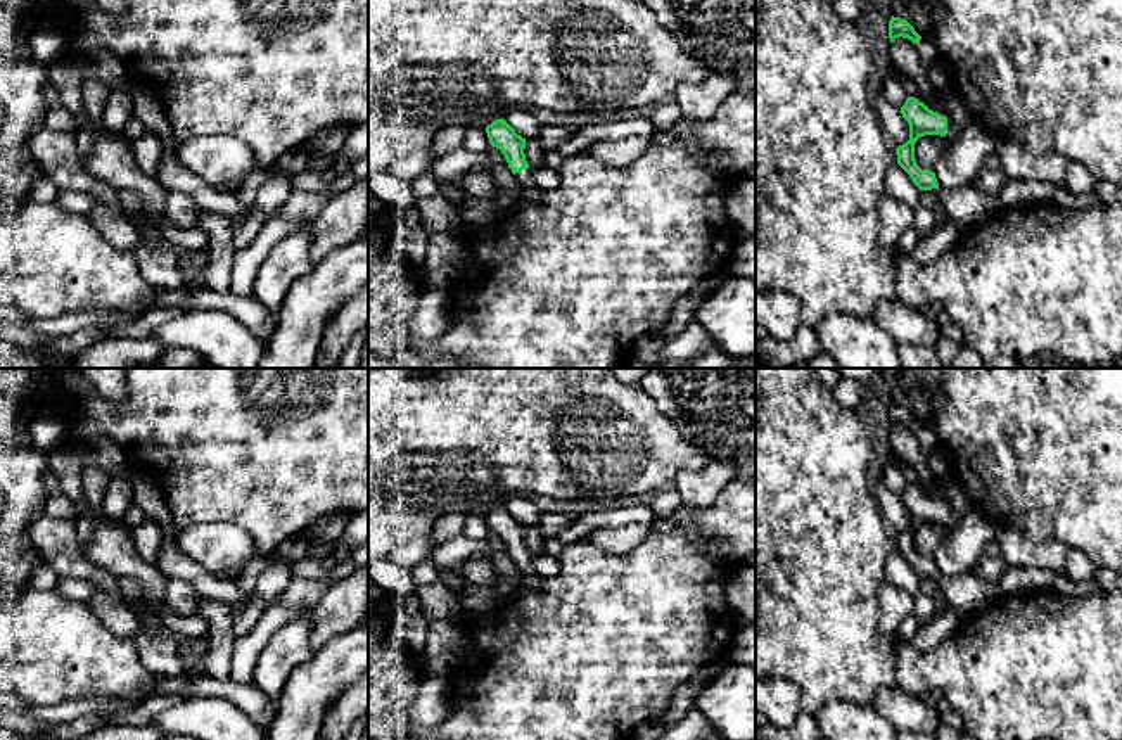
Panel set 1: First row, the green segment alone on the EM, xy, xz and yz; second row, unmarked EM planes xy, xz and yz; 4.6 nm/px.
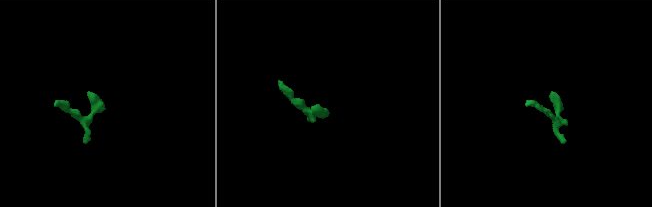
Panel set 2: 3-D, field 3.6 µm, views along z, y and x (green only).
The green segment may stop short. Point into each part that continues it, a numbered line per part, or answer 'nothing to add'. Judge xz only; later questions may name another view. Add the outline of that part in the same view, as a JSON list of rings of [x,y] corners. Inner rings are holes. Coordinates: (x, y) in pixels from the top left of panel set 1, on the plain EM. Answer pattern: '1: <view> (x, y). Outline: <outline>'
1: xz (529, 580). Outline: [[[526,555],[526,557],[519,558],[519,560],[515,560],[515,565],[517,565],[519,572],[520,572],[522,586],[527,588],[527,590],[538,590],[539,583],[541,583],[541,577],[532,569],[532,557]]]

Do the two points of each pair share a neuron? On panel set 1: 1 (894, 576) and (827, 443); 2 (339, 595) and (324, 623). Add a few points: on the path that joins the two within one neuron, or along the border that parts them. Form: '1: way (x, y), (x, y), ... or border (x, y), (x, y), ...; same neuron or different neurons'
1: border (891, 552), (886, 562), (884, 581); different neurons
2: way (339, 602), (339, 607), (331, 616); same neuron

